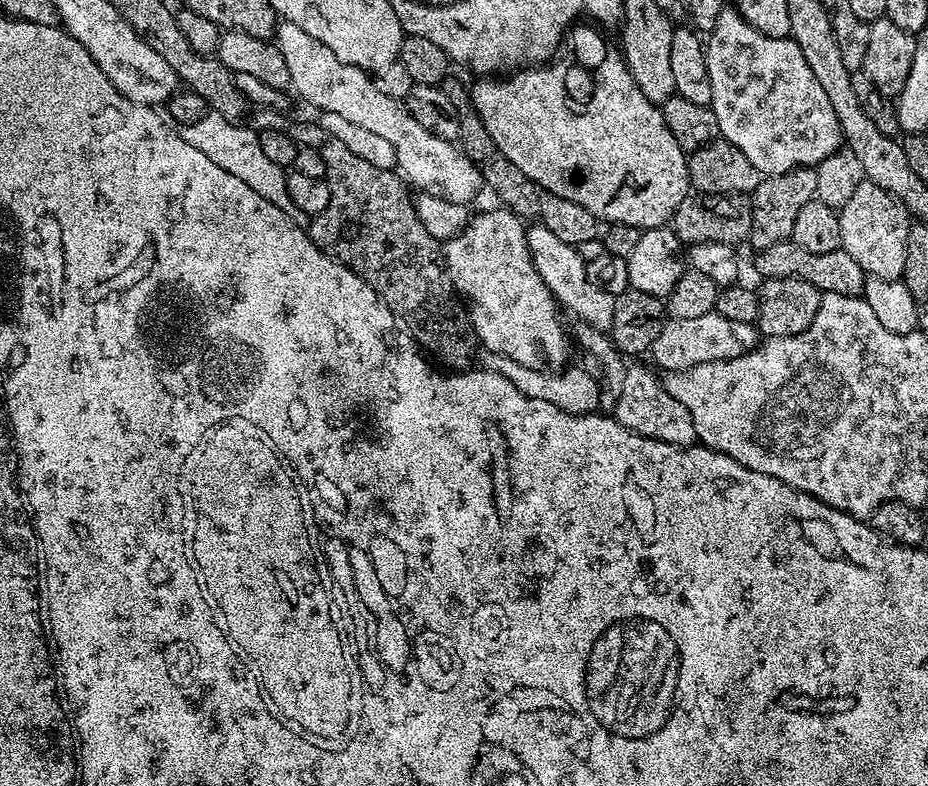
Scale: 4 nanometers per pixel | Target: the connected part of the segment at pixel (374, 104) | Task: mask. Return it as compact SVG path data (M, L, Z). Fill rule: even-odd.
M289 20L277 23L274 43L290 69L291 91L297 92L306 103L313 104L320 112L339 114L341 118L347 118L358 126L366 126L366 130L388 139L390 146L394 146L399 175L413 189L416 187L416 190L435 193L451 203L465 205L475 198L476 191L481 191L481 169L477 165L475 168L456 149L453 141L443 140L430 134L430 130L425 130L411 116L410 110L406 110L403 100L382 94L375 79L364 69L342 62L334 50L322 46L318 38L310 38L306 30L298 30L298 26Z

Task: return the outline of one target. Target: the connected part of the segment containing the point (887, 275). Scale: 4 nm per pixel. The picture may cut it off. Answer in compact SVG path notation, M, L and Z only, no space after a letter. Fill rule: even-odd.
M864 181L850 194L850 200L838 210L842 238L840 246L843 252L850 254L858 266L868 276L877 276L883 280L898 280L904 275L906 266L906 234L910 217L908 211L896 201L882 186Z

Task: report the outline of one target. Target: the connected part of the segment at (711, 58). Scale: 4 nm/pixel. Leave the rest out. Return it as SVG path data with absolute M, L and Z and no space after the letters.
M726 6L718 14L704 45L706 70L712 87L711 110L718 118L720 136L729 140L764 176L782 174L795 168L811 168L821 164L830 154L841 151L840 123L826 99L818 78L814 78L802 50L790 38L763 36L747 24L735 7Z

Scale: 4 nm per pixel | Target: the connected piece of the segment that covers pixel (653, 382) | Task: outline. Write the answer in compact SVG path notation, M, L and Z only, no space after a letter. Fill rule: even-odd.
M632 364L626 368L622 394L618 397L614 411L616 420L626 426L626 430L642 434L646 438L654 438L658 442L666 442L679 448L695 445L696 431L694 422L690 422L690 410L686 410L686 406L682 406L678 398L670 398L661 377L656 377L657 373L649 368L643 368L640 364Z

